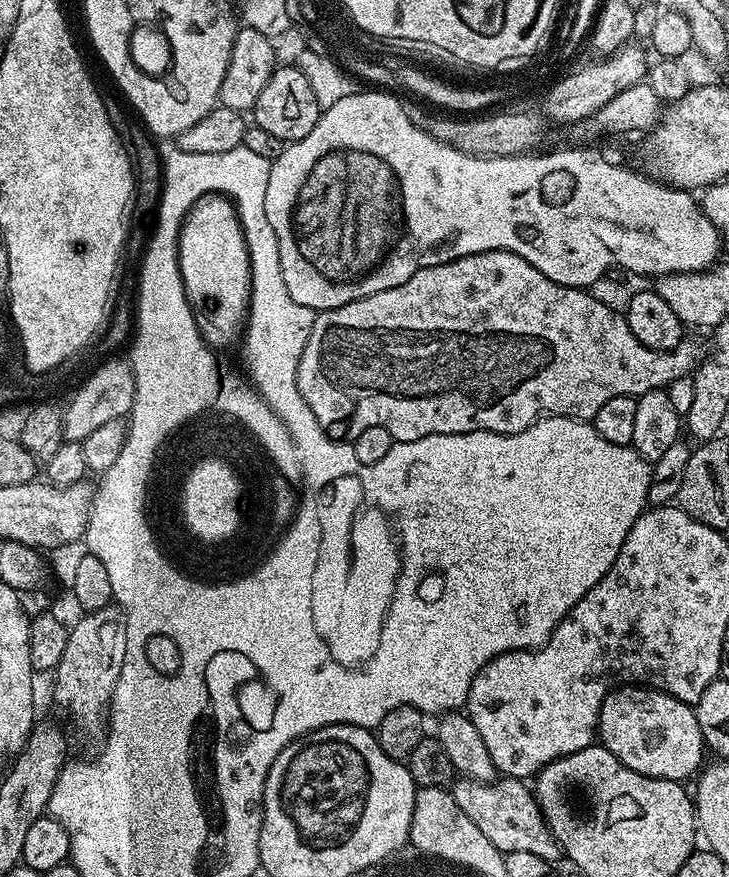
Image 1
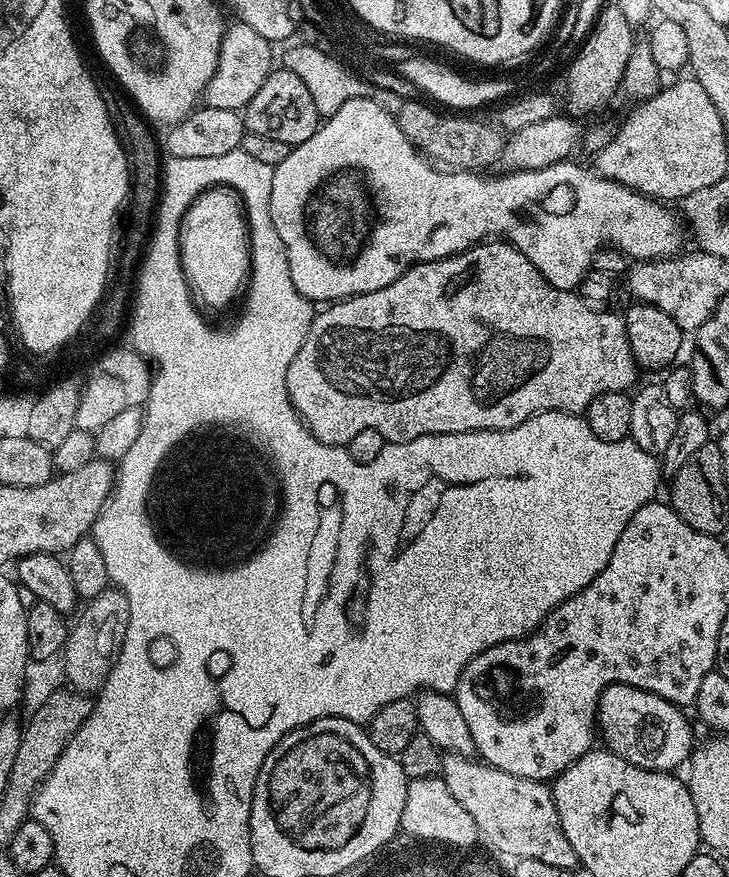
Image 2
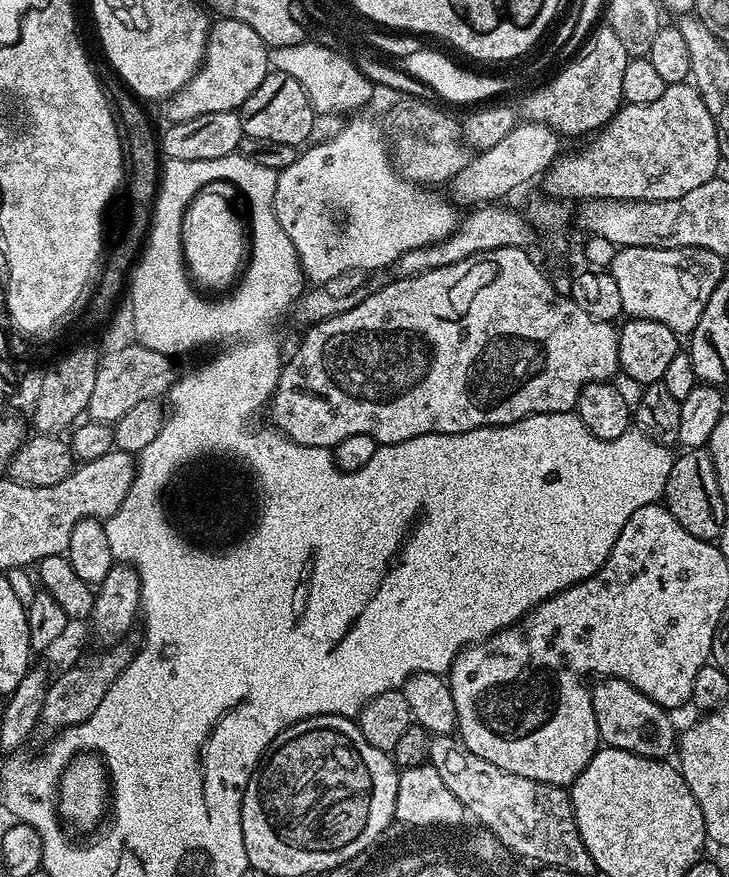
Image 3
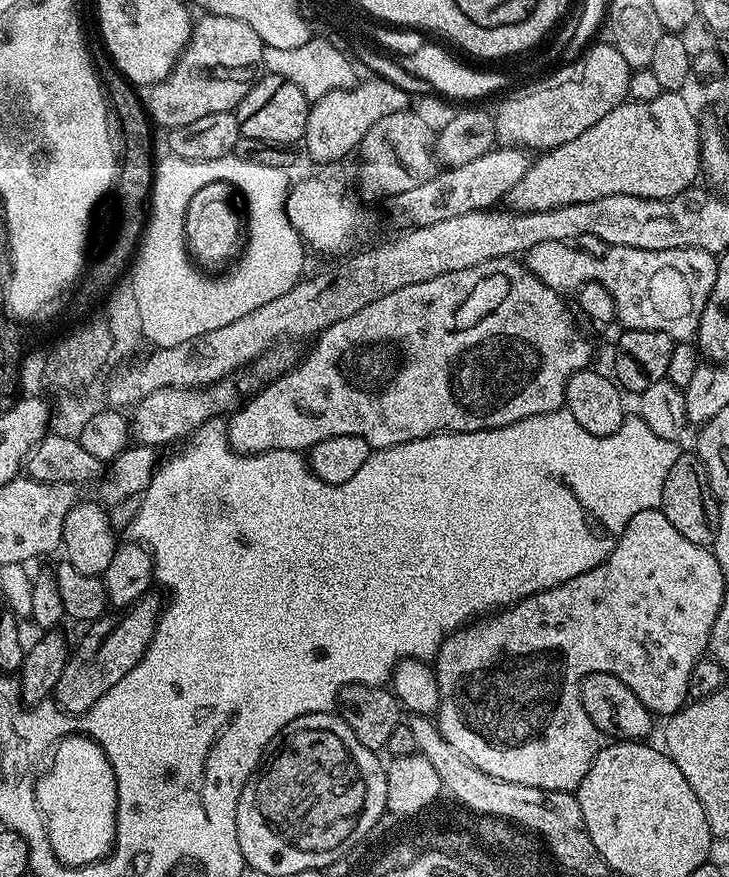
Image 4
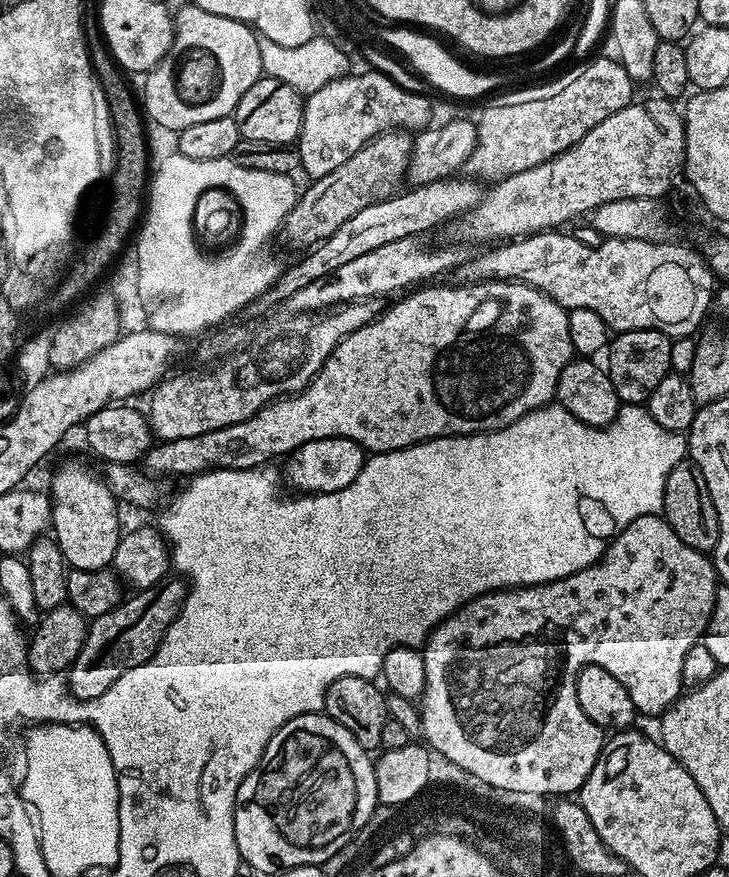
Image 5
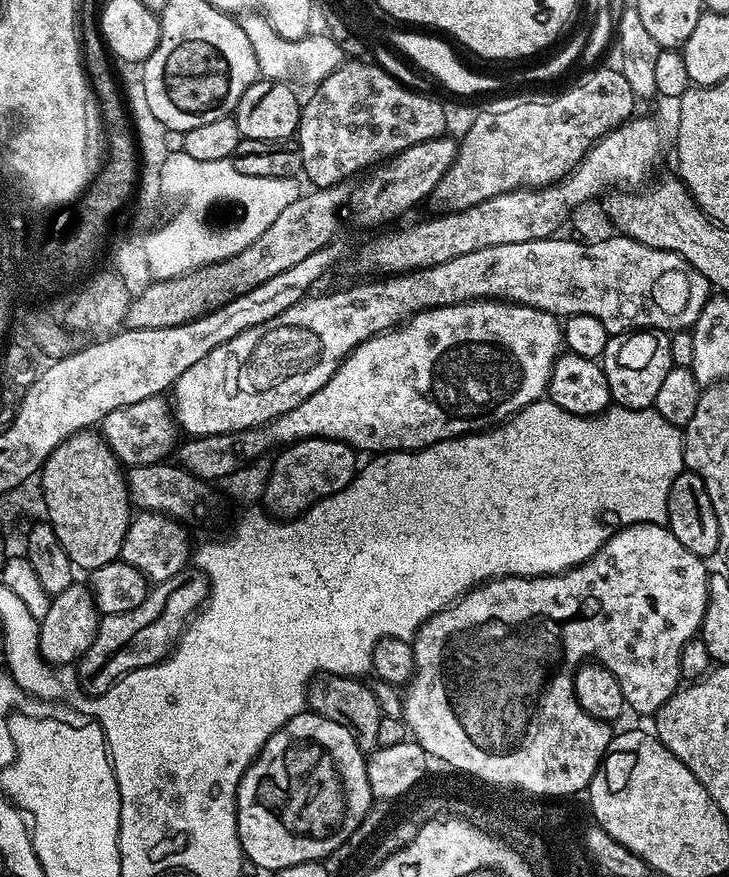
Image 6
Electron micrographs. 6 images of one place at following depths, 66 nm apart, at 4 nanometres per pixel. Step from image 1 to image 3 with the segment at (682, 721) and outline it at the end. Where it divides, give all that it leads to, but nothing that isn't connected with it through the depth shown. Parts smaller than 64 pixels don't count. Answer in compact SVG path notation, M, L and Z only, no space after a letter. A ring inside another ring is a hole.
M613 676L600 678L591 685L594 718L601 741L607 747L621 748L639 756L668 758L678 744L678 728L672 725L669 709L658 706L646 694L642 694L630 682L622 682Z

